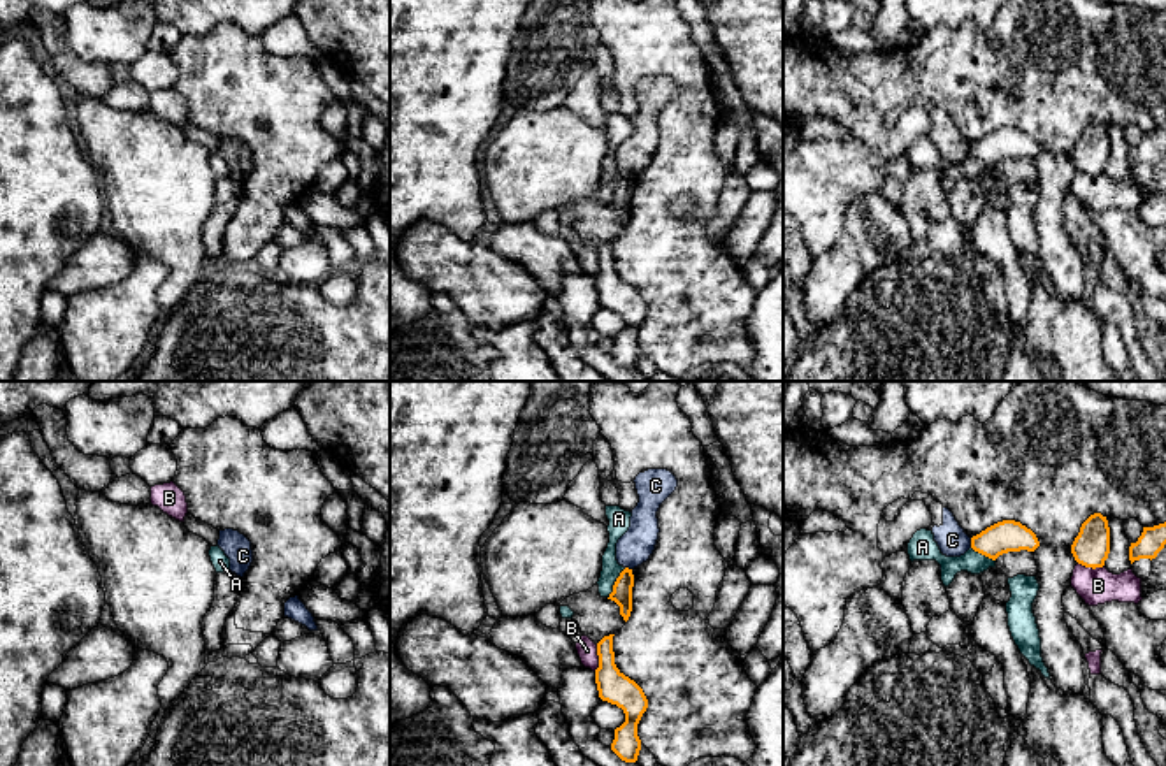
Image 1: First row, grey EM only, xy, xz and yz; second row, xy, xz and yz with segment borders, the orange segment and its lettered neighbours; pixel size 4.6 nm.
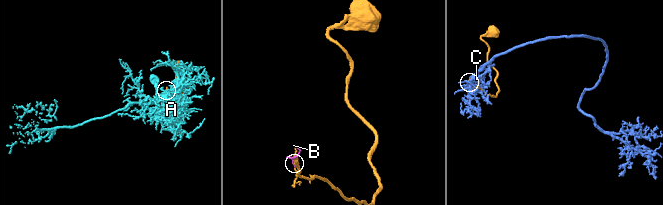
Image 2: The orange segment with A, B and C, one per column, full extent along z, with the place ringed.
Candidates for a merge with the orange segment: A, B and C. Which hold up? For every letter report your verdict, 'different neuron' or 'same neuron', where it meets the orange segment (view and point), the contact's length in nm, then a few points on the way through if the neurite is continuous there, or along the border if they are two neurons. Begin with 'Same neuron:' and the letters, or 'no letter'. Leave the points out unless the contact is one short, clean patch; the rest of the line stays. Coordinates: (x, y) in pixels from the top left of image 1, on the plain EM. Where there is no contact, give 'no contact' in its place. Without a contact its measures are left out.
Same neuron: no letter
A: different neuron | xz (615, 190) | 170 nm | along xz (626, 174), (608, 204)
B: different neuron | xz (599, 264) | 120 nm
C: different neuron | yz (971, 150) | 50 nm

